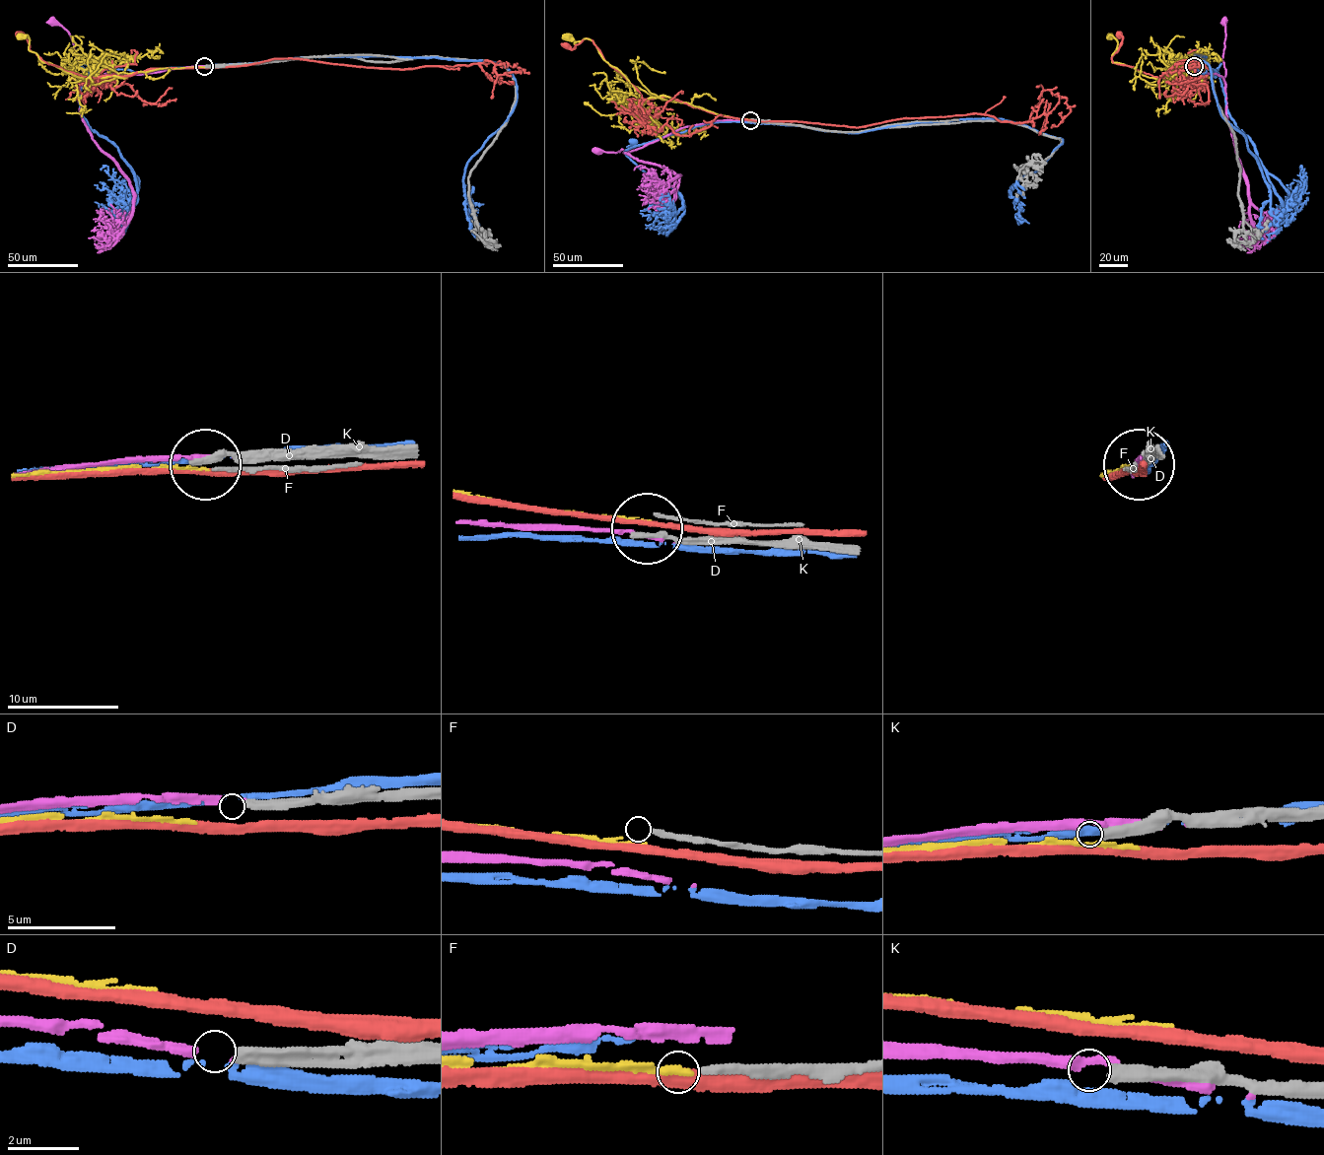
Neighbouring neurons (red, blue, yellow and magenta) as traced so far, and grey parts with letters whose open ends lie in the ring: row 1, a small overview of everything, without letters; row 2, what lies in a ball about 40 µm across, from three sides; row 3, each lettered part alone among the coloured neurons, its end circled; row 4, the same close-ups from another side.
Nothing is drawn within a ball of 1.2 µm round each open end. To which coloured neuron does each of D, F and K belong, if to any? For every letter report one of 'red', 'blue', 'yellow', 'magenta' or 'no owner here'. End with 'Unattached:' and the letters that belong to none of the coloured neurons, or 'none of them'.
D: magenta
F: no owner here
K: no owner here
Unattached: F, K

